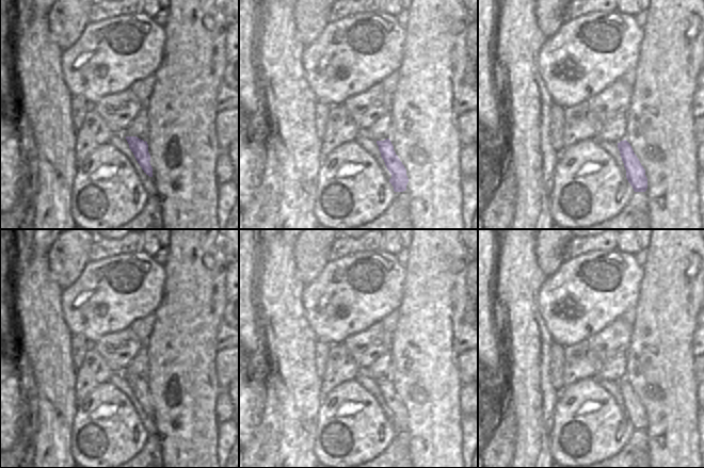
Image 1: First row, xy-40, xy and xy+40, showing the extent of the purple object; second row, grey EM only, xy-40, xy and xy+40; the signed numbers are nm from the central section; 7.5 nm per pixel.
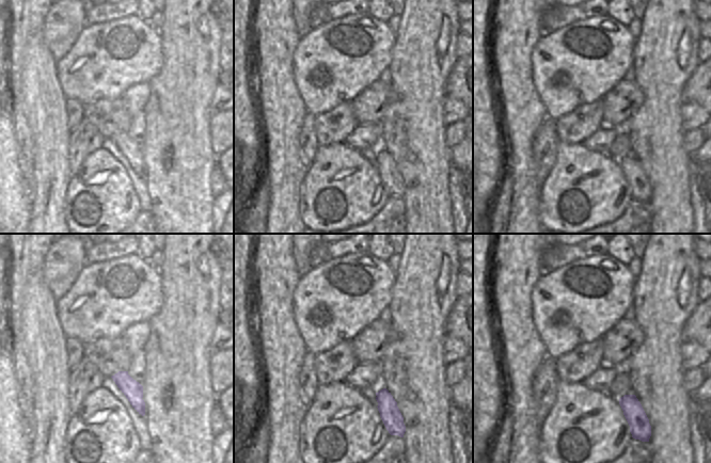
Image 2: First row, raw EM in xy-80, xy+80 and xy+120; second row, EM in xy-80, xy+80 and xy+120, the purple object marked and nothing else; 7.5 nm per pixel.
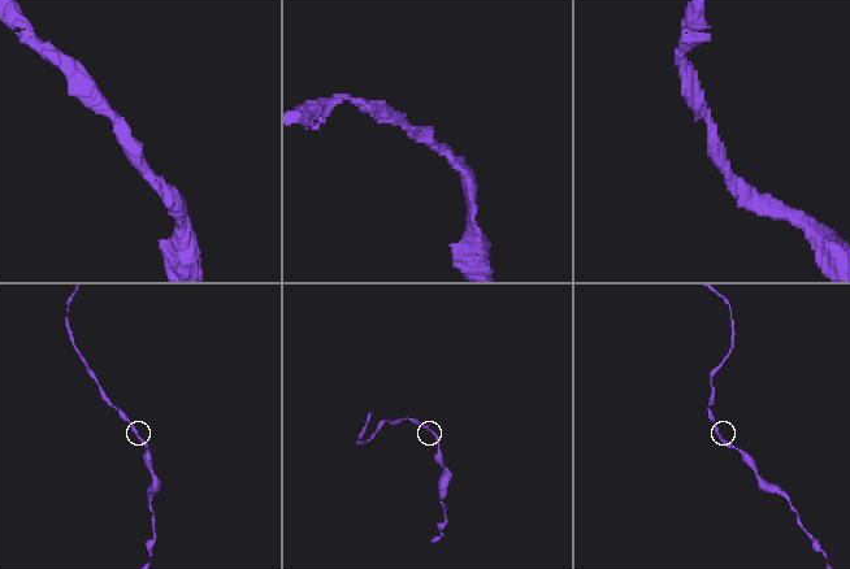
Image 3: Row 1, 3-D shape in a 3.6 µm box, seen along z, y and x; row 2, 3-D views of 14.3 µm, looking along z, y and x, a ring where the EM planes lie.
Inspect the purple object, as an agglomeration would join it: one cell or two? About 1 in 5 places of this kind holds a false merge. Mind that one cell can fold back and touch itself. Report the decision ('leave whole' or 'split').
leave whole

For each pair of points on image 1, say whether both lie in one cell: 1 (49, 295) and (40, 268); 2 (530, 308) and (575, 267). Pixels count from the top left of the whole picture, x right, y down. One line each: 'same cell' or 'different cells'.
1: same cell
2: different cells

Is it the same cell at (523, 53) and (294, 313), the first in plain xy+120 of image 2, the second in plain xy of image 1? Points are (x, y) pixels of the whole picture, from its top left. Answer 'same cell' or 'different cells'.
same cell

